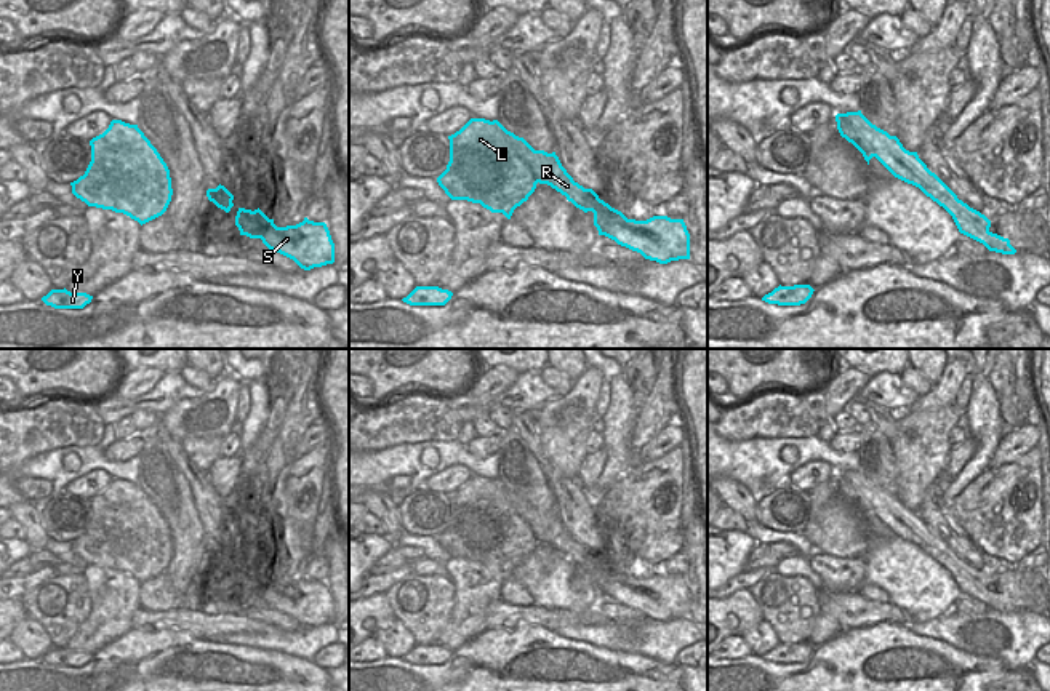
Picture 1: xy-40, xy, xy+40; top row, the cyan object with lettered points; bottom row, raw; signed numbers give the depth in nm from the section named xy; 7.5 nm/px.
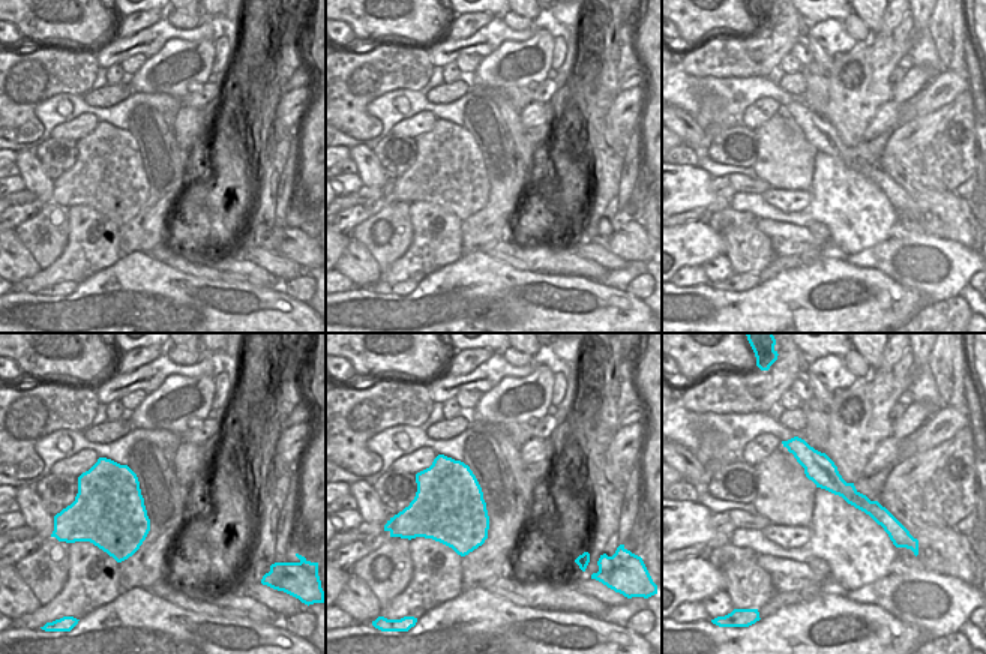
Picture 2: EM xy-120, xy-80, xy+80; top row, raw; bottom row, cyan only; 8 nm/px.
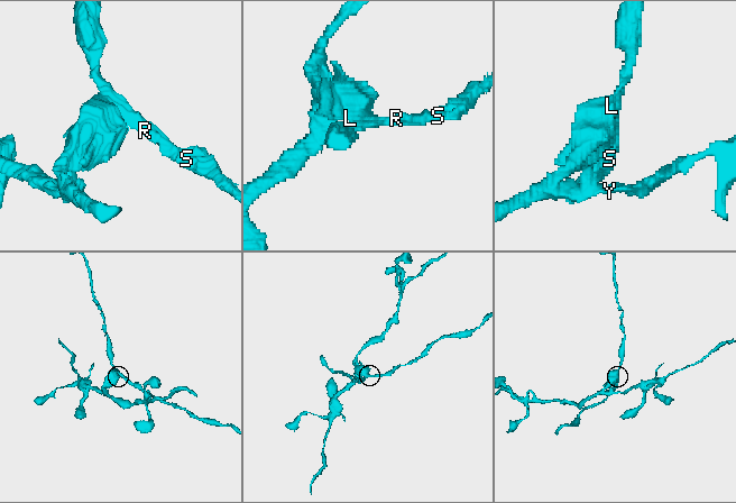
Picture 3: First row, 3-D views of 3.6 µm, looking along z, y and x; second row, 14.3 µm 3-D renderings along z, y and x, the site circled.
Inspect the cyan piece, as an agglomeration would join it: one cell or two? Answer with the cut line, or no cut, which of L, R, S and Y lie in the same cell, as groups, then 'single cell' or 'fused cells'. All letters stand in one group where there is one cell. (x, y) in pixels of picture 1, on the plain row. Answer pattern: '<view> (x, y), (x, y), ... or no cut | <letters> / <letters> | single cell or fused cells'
xy (500, 483), (506, 499), (538, 539) | L Y / R S | fused cells

